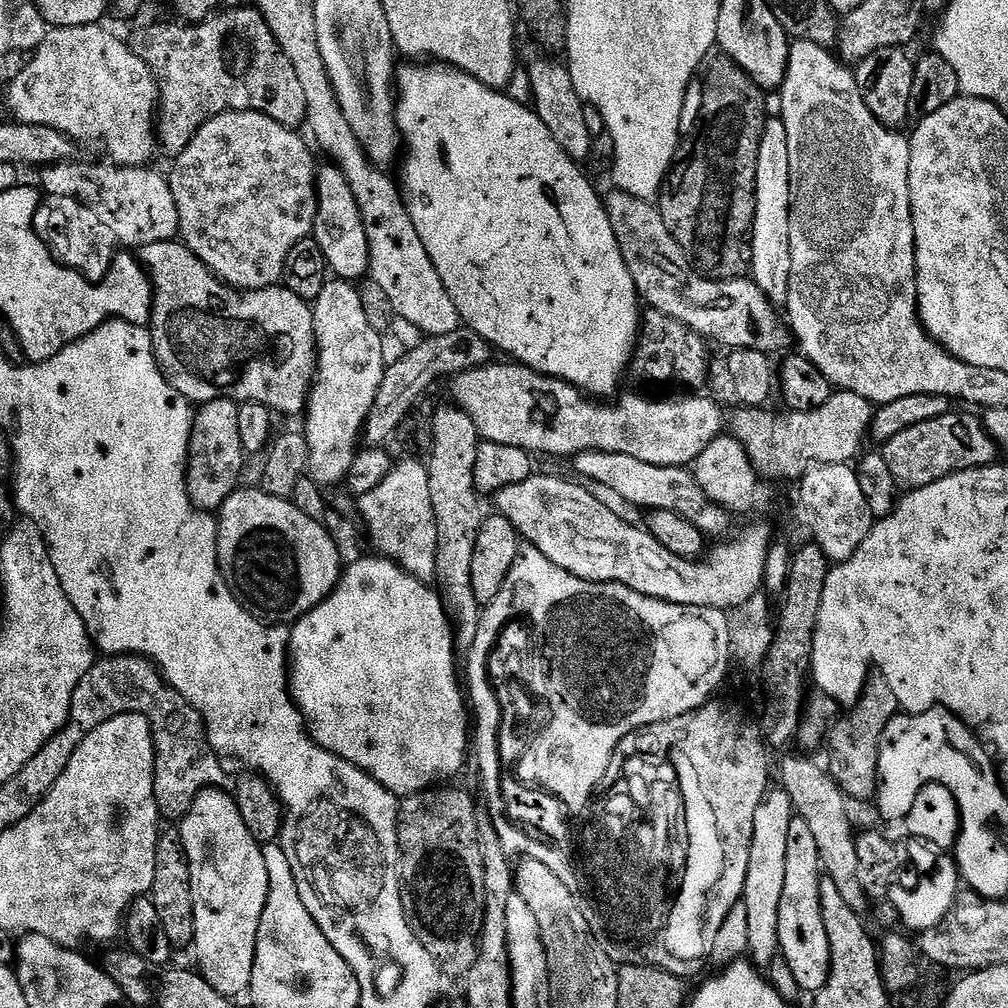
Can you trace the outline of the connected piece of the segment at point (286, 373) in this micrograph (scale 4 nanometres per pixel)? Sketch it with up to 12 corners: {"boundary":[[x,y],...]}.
{"boundary":[[147,245],[152,349],[190,402],[296,416],[309,301]]}

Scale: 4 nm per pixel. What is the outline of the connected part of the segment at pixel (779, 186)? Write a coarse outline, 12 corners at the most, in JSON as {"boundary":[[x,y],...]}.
{"boundary":[[765,119],[756,159],[751,279],[771,302],[790,284],[790,146]]}

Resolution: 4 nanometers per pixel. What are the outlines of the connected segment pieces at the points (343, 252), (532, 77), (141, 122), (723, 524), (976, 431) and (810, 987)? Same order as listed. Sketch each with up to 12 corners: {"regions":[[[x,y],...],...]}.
{"regions":[[[335,166],[316,174],[314,239],[333,277],[367,277],[360,207]],[[567,67],[528,68],[534,111],[573,160],[592,152],[586,105]],[[100,24],[52,28],[8,88],[21,124],[158,152],[160,92]],[[580,452],[576,472],[628,504],[686,518],[705,537],[728,528],[687,467]],[[951,412],[885,441],[899,489],[989,467],[999,445],[983,421]],[[793,815],[779,955],[801,993],[826,986],[818,842]]]}

